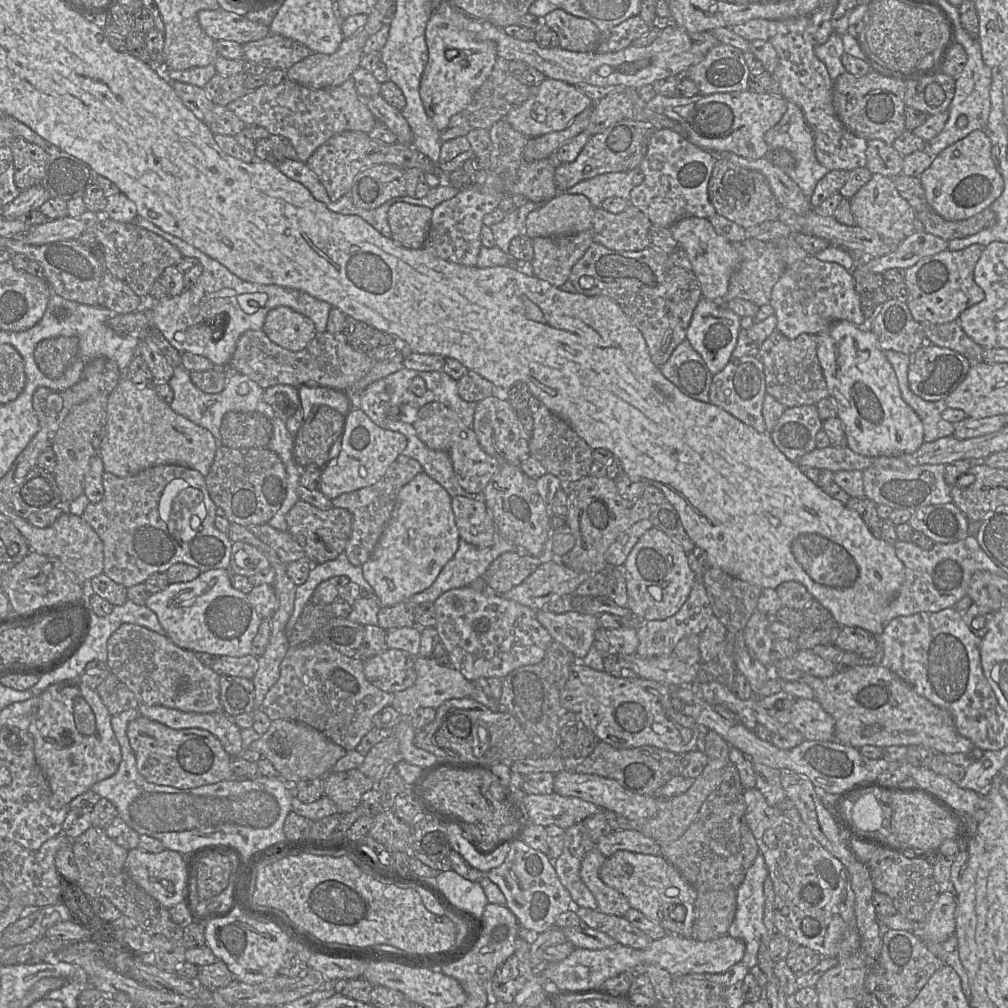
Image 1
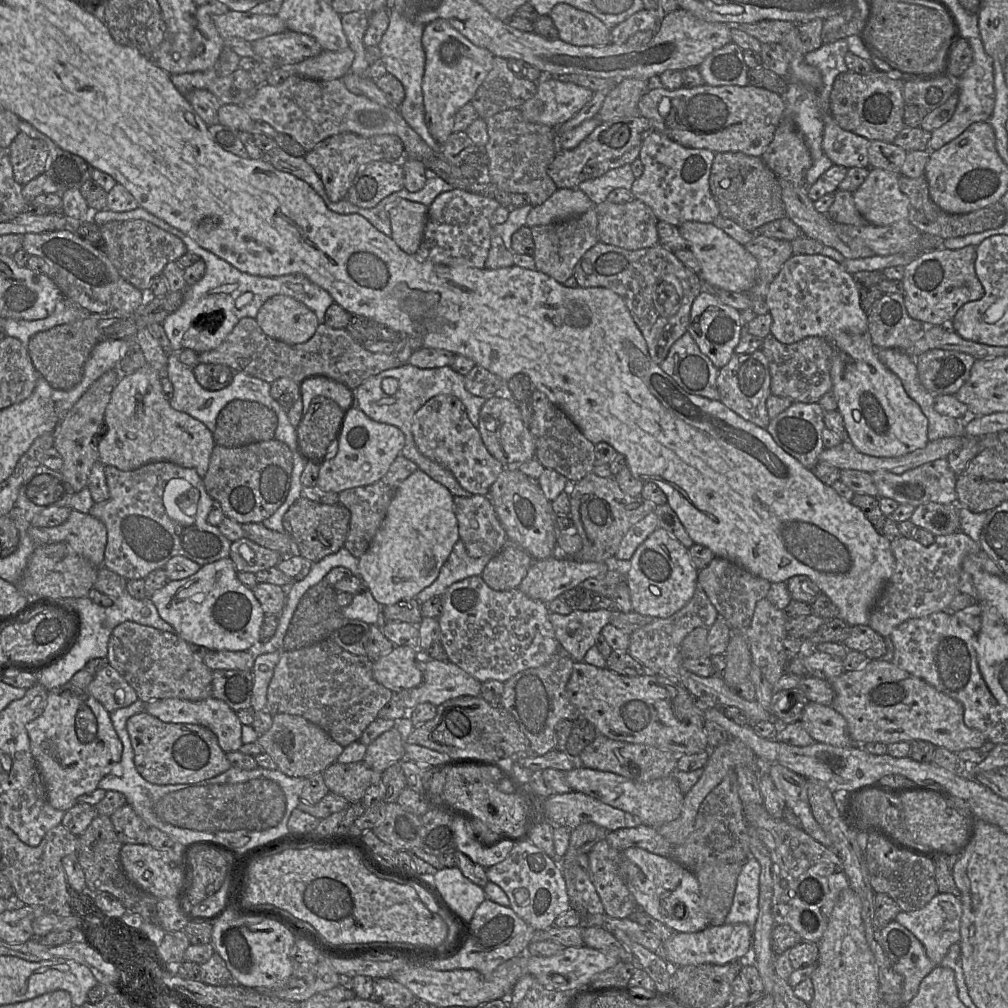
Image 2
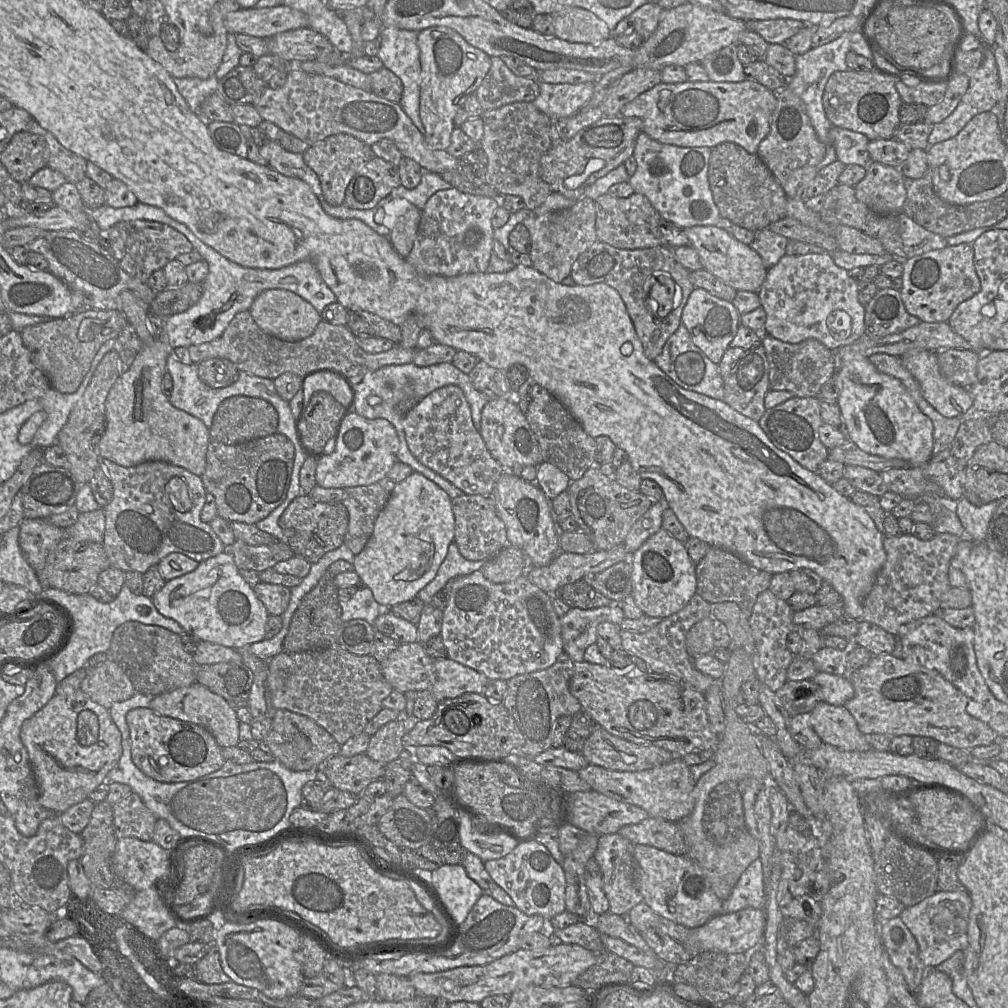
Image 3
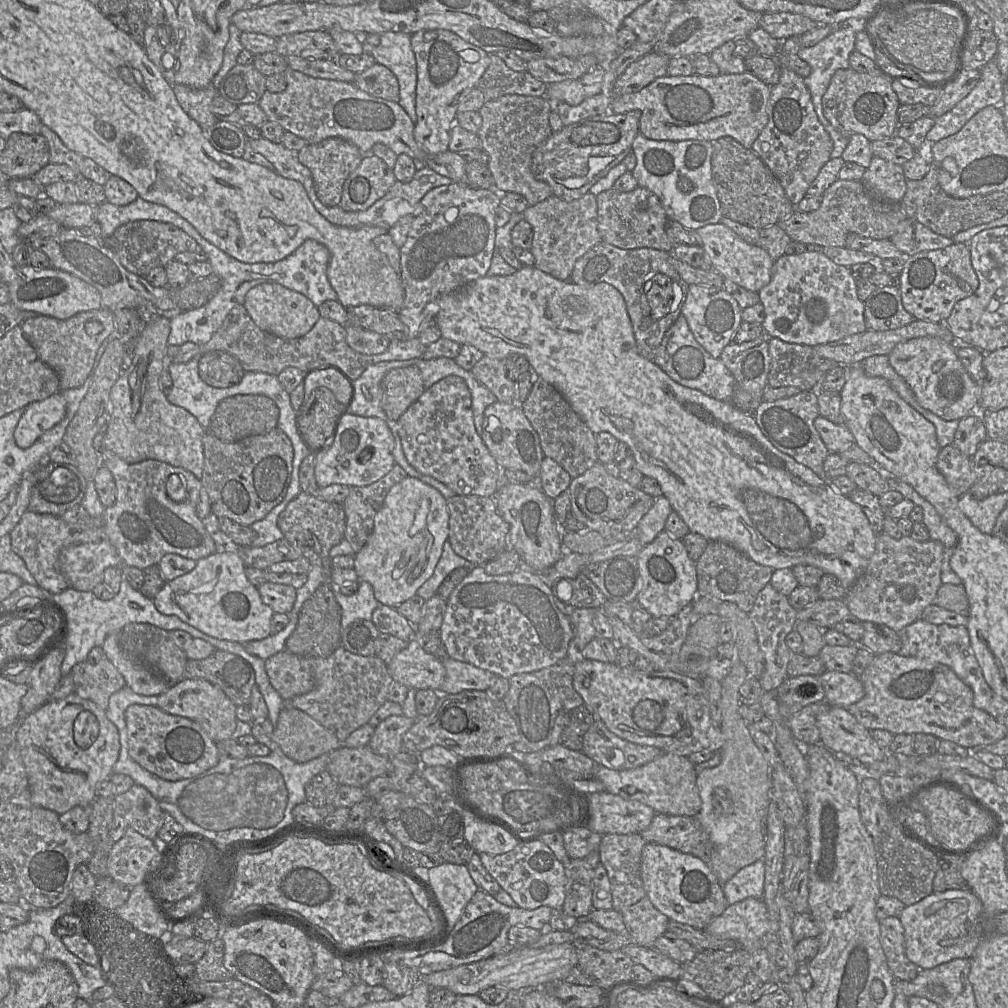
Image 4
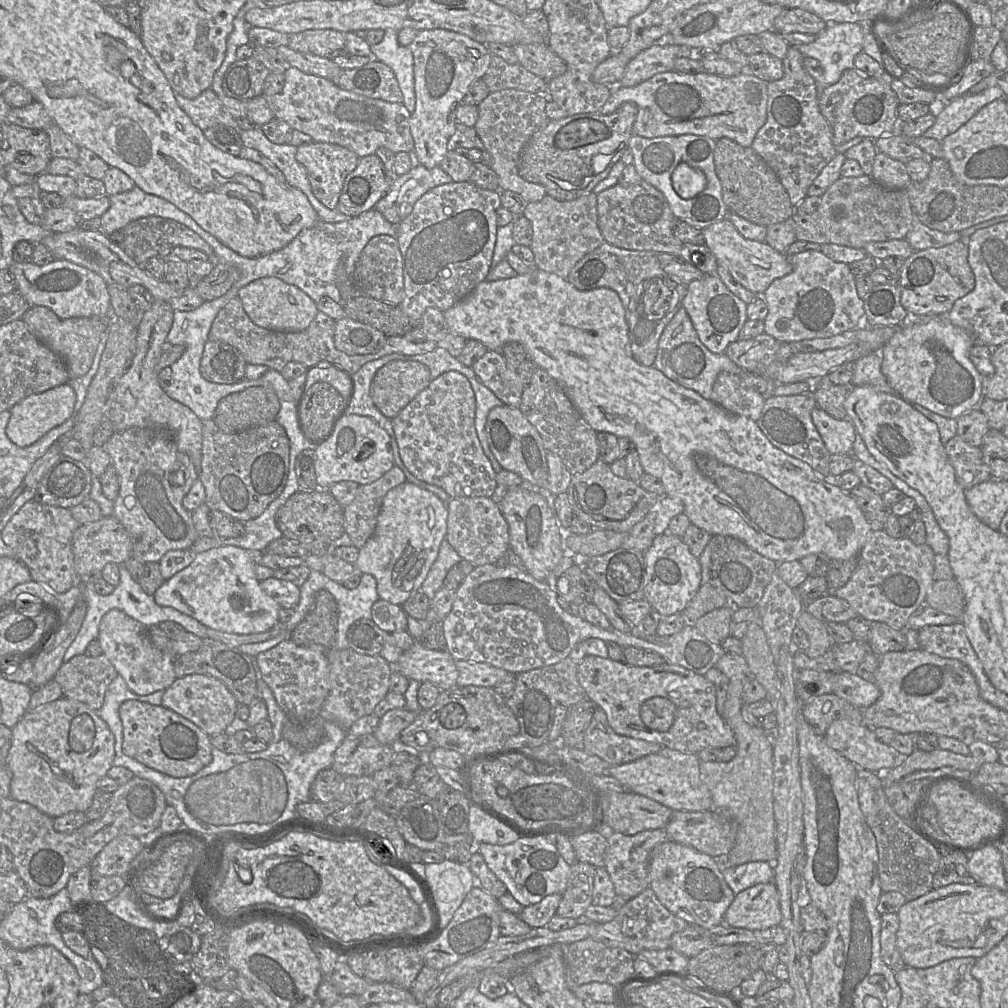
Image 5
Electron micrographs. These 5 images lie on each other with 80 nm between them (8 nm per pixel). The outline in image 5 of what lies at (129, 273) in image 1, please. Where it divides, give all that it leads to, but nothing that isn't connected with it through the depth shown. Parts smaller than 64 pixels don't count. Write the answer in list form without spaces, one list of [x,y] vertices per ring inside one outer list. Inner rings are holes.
[[[148,216],[128,223],[121,230],[124,236],[123,251],[139,266],[153,257],[167,258],[168,254],[176,247],[198,250],[206,254],[210,261],[216,262],[212,247],[195,232],[174,220],[159,216]]]

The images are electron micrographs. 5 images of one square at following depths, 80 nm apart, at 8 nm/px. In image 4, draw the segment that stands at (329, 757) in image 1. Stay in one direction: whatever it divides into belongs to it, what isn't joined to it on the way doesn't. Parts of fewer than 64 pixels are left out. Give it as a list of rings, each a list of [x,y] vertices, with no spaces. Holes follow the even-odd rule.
[[[286,702],[272,732],[272,744],[298,763],[308,762],[342,746],[331,731]]]

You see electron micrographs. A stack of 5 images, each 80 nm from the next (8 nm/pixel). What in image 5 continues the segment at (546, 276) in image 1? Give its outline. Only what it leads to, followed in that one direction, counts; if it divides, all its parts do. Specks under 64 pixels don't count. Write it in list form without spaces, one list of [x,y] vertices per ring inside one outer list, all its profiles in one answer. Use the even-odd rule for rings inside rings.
[[[594,192],[571,201],[560,201],[546,194],[541,200],[528,203],[522,215],[531,222],[533,228],[533,237],[529,246],[534,254],[533,262],[538,269],[561,278],[567,279],[570,271],[580,259],[605,242],[598,226],[597,194]]]

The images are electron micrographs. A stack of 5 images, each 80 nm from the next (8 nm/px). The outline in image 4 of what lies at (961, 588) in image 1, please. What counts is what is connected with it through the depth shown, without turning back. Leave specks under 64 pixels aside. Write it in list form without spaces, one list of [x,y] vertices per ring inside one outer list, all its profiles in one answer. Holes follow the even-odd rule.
[[[881,532],[868,566],[847,590],[846,602],[851,617],[861,622],[885,625],[895,632],[921,619],[925,608],[934,603],[942,585],[941,568],[945,547],[939,541],[919,542],[911,536],[894,539]]]

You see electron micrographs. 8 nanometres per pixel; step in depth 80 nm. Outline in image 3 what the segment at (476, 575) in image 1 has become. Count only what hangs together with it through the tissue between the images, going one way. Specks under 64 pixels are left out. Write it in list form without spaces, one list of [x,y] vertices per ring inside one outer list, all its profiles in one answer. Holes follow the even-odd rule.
[[[452,542],[447,555],[441,563],[435,578],[417,593],[417,597],[424,602],[430,603],[432,597],[439,592],[446,583],[454,578],[467,576],[477,570],[481,570],[486,561],[471,561],[465,559],[459,552],[458,546]]]

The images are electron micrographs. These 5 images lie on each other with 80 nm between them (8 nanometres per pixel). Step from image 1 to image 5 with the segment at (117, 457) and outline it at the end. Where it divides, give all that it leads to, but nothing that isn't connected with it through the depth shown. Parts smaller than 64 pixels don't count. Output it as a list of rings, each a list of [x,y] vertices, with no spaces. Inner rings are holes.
[[[155,299],[152,307],[143,313],[138,326],[136,352],[132,365],[116,387],[115,399],[106,419],[111,421],[115,431],[130,428],[159,428],[168,431],[177,449],[189,457],[199,475],[202,458],[202,420],[187,406],[166,395],[159,384],[156,371],[156,364],[162,354],[161,346],[172,327],[173,316],[174,310],[168,303]]]

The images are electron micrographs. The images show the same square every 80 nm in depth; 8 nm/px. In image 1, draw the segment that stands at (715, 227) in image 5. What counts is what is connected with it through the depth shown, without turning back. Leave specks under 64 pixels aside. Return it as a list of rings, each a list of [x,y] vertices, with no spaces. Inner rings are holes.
[[[684,218],[674,223],[670,231],[691,262],[691,270],[700,283],[702,297],[722,301],[728,291],[730,278],[739,265],[739,256],[732,244],[717,234],[709,219],[705,218]]]

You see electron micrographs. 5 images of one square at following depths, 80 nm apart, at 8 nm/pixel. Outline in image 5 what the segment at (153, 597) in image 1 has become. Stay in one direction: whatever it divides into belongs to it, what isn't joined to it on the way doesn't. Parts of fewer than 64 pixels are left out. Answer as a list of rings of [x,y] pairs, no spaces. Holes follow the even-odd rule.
[[[233,545],[220,546],[195,555],[192,563],[176,573],[155,592],[155,602],[171,607],[214,630],[247,635],[266,632],[279,620],[281,607],[268,596],[256,579],[254,565],[257,553]]]

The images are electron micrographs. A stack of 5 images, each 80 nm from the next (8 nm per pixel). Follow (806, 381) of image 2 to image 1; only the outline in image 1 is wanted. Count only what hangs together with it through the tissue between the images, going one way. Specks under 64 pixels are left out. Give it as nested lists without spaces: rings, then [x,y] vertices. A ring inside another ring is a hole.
[[[775,329],[760,345],[758,357],[764,366],[766,392],[787,408],[817,404],[829,396],[827,383],[817,356],[818,335],[803,333],[789,339]]]

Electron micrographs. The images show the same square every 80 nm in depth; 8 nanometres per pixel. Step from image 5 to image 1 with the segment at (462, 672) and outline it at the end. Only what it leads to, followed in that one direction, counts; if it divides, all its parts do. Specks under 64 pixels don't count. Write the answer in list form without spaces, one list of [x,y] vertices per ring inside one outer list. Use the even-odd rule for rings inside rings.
[[[417,656],[414,661],[416,679],[409,688],[395,692],[391,706],[399,712],[403,718],[409,718],[419,708],[435,708],[450,699],[462,699],[470,697],[472,693],[472,682],[467,680],[454,667],[444,667],[439,665],[433,658],[423,658]]]

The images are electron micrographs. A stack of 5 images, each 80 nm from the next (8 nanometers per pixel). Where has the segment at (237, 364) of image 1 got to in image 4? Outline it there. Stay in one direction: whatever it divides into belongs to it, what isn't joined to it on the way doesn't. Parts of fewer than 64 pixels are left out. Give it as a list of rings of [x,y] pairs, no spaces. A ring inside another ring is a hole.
[[[242,304],[234,306],[220,328],[204,345],[186,342],[180,346],[179,353],[171,360],[175,363],[185,363],[195,356],[206,352],[221,350],[232,354],[238,359],[245,372],[257,371],[278,376],[287,367],[296,367],[303,372],[334,367],[346,375],[352,382],[357,380],[371,365],[383,361],[401,361],[422,358],[426,350],[418,337],[406,340],[393,340],[388,349],[376,355],[364,355],[355,352],[346,342],[344,325],[330,319],[320,317],[313,328],[304,336],[294,339],[284,339],[261,330],[251,319]]]

